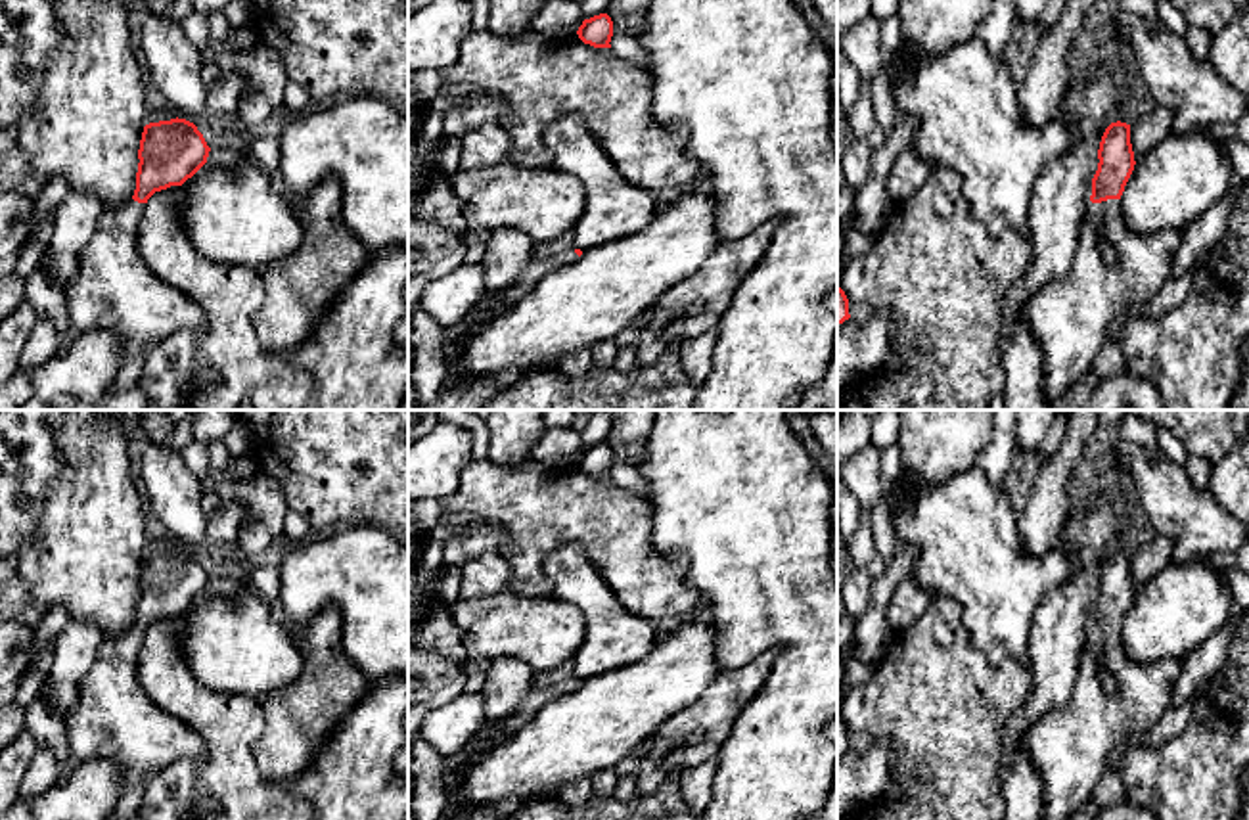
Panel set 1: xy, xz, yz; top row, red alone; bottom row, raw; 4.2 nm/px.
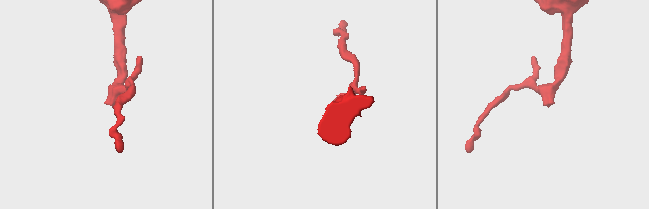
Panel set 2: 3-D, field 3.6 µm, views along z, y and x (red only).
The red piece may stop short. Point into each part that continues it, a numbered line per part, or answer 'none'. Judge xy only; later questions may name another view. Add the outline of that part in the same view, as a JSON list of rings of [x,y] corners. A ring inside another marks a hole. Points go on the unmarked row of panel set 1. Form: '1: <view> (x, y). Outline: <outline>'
1: xy (113, 719). Outline: [[[128,628],[123,636],[102,642],[90,671],[77,684],[75,709],[65,717],[73,763],[109,759],[121,768],[125,787],[146,784],[163,768],[178,761],[201,759],[207,751],[203,738],[192,726],[163,713],[138,682],[144,636],[146,632]]]

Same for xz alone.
1: xz (556, 683). Outline: [[[571,661],[546,672],[534,672],[529,694],[513,715],[502,720],[487,718],[483,726],[488,730],[488,734],[473,745],[467,743],[464,763],[456,770],[448,772],[448,789],[452,793],[448,795],[441,820],[506,820],[523,805],[523,799],[513,795],[481,809],[469,809],[454,791],[460,787],[464,774],[483,755],[502,745],[506,738],[525,726],[546,703],[573,694],[579,688],[575,678]]]

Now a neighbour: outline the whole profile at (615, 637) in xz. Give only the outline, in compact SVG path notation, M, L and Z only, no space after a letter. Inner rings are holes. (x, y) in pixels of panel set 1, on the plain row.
M579 544L557 546L544 561L544 575L550 581L550 598L577 605L586 617L586 636L571 659L577 678L588 680L640 661L659 642L655 623L630 613L623 605Z

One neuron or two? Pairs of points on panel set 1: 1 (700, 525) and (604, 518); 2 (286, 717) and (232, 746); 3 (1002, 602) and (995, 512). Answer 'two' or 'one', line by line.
1: two
2: two
3: one

